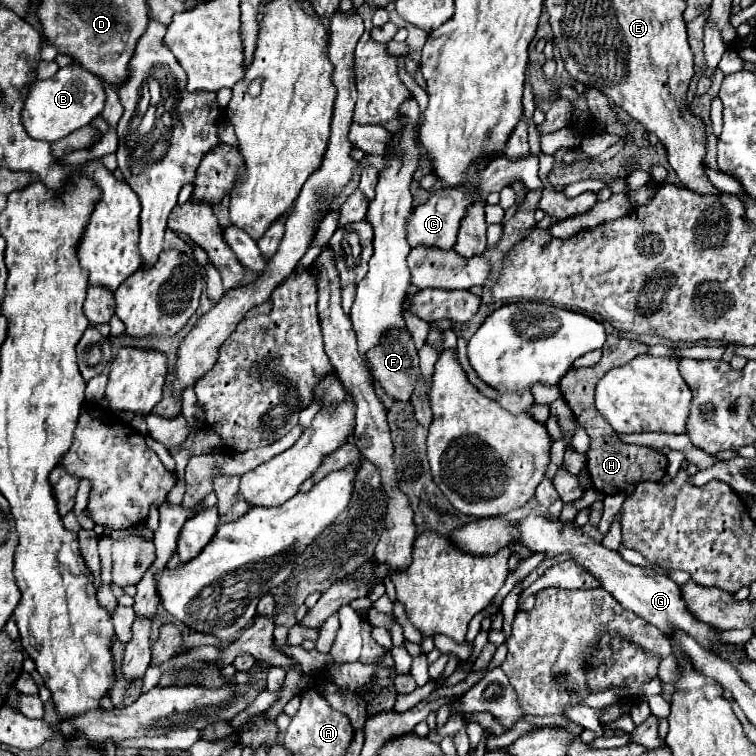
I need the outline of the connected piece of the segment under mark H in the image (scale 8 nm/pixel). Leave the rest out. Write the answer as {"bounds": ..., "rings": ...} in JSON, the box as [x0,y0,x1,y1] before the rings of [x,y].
{"bounds":[559,335,667,495],"rings":[[[607,335],[607,341],[603,345],[603,357],[597,365],[585,367],[585,369],[569,369],[569,373],[565,373],[565,377],[559,381],[561,397],[567,401],[567,405],[571,407],[571,411],[575,415],[575,421],[587,431],[587,435],[591,439],[591,447],[587,451],[587,471],[589,471],[593,487],[603,495],[623,493],[629,485],[635,485],[639,481],[661,481],[667,473],[665,453],[649,449],[649,447],[625,445],[617,437],[617,433],[611,429],[611,425],[597,413],[597,409],[593,405],[593,393],[595,393],[597,381],[609,369],[625,365],[633,357],[637,357],[641,353],[647,353],[647,351],[649,351],[649,345],[645,345],[641,341],[631,341],[631,339],[617,337],[617,335]]]}

